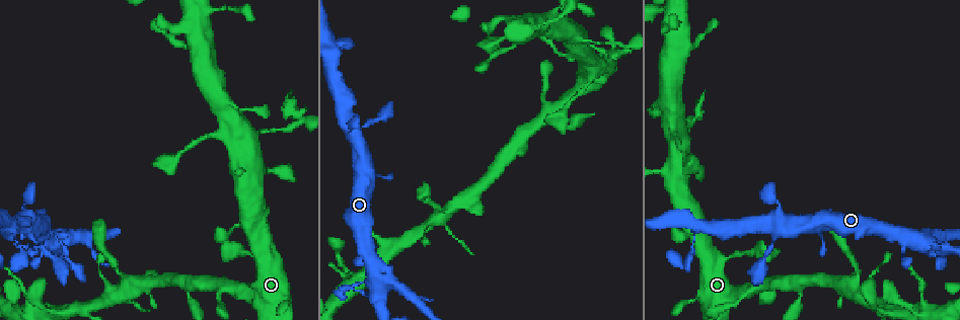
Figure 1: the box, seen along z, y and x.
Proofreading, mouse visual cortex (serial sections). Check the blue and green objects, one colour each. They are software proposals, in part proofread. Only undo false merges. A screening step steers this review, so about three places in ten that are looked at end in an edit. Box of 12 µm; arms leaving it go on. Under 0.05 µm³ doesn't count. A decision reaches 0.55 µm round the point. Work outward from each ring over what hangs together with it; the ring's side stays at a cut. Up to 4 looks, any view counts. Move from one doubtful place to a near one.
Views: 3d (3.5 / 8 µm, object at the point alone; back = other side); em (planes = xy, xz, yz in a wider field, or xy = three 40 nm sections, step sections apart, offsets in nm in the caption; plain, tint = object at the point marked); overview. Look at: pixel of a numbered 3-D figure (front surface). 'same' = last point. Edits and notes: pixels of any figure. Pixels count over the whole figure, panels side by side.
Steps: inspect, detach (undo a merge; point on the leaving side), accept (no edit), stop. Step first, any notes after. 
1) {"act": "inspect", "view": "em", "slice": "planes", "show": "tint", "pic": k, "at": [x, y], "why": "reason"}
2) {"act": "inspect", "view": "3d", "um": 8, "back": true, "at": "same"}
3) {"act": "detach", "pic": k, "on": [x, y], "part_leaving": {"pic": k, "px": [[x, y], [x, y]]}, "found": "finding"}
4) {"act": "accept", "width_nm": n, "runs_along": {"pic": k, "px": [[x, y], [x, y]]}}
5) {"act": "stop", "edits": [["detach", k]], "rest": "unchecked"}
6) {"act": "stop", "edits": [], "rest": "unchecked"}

{"act": "inspect", "view": "3d", "um": 8, "pic": 1, "at": [256, 136], "why": "calibre changes"}

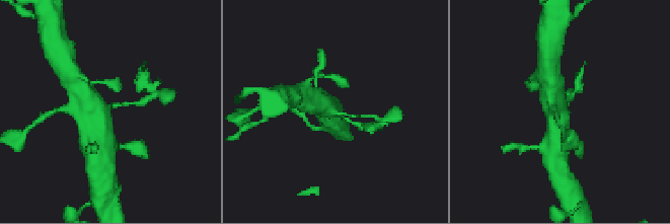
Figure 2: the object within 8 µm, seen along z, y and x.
{"act": "inspect", "view": "em", "slice": "xy", "step": 5, "show": "tint", "pic": 2, "at": [335, 112], "why": "need the tissue"}

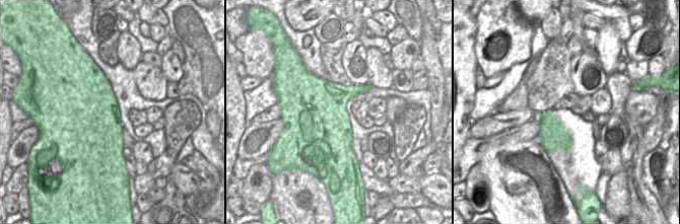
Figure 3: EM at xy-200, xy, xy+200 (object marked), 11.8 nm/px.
{"act": "accept", "width_nm": 650, "runs_along": {"pic": 2, "px": [[97, 128], [96, 109], [72, 77]]}, "found": "one cell here"}

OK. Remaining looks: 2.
{"act": "inspect", "view": "3d", "um": 3.5, "pic": 1, "at": [623, 47], "why": "thick turns thin"}

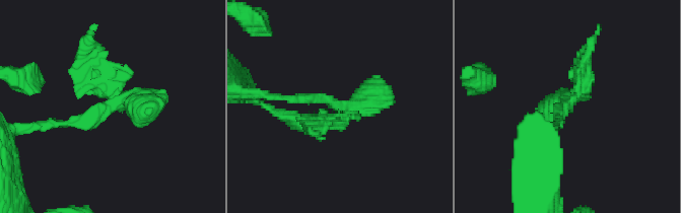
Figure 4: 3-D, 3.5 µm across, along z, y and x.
{"act": "inspect", "view": "em", "slice": "xy", "step": 2, "show": "tint", "pic": 4, "at": [118, 98], "why": "now the EM"}

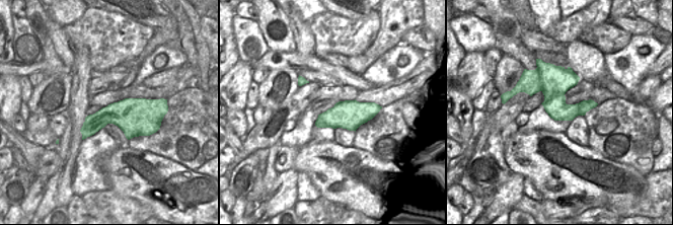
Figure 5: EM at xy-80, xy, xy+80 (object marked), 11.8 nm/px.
{"act": "detach", "pic": 4, "on": [360, 113], "part_leaving": {"pic": 4, "px": [[333, 104], [386, 104]]}, "found": "two cells meet here"}

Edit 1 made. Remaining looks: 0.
{"act": "stop", "edits": [["detach", 4]], "rest": "unchecked"}

